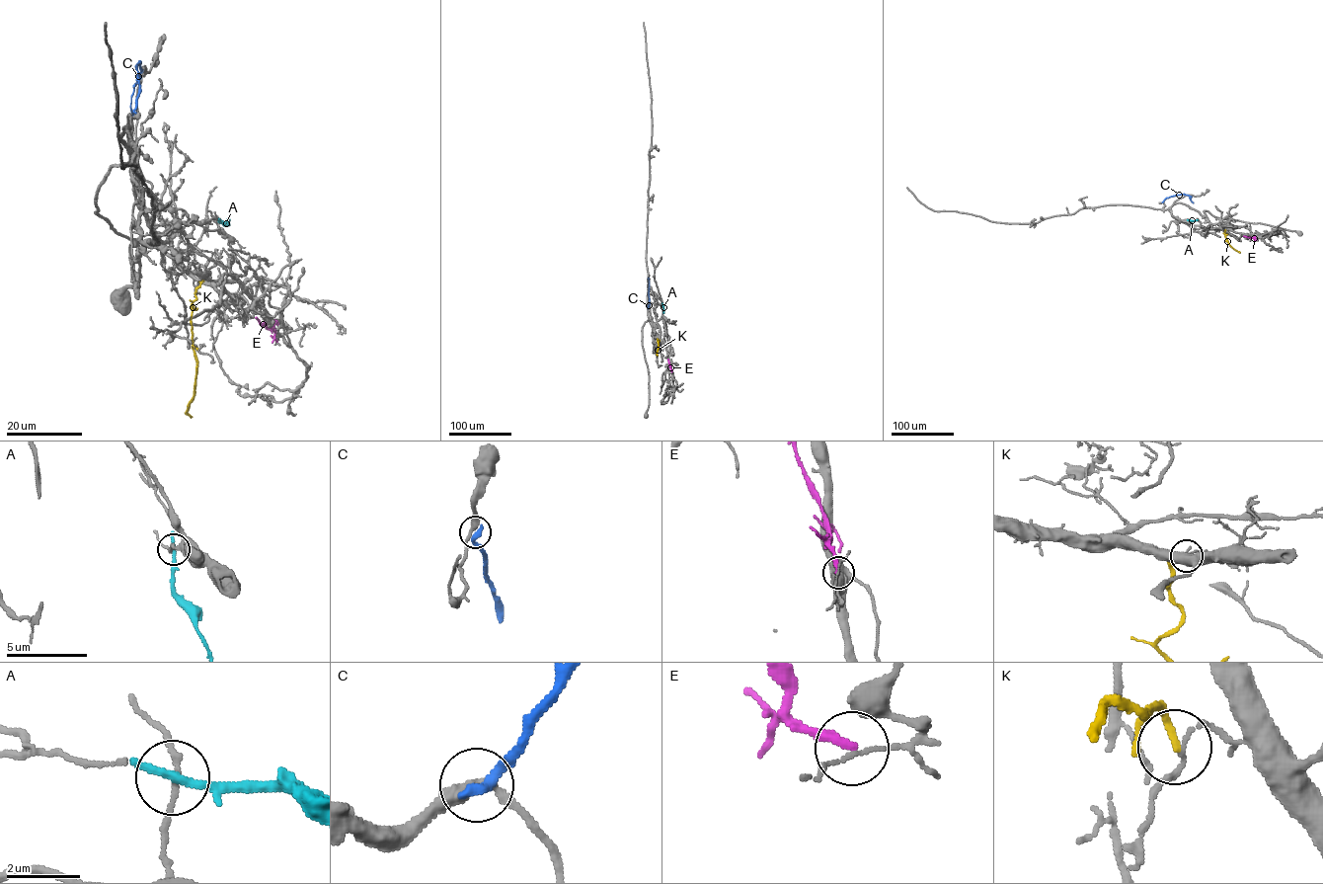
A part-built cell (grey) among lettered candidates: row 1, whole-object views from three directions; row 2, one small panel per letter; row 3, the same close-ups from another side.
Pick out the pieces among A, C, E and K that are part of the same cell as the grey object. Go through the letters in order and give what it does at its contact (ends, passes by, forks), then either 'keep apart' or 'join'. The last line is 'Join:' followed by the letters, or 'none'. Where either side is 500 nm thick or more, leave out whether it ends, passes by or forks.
A: it ends there; keep apart
C: it ends there; keep apart
E: it ends there; keep apart
K: it ends there; keep apart
Join: none

